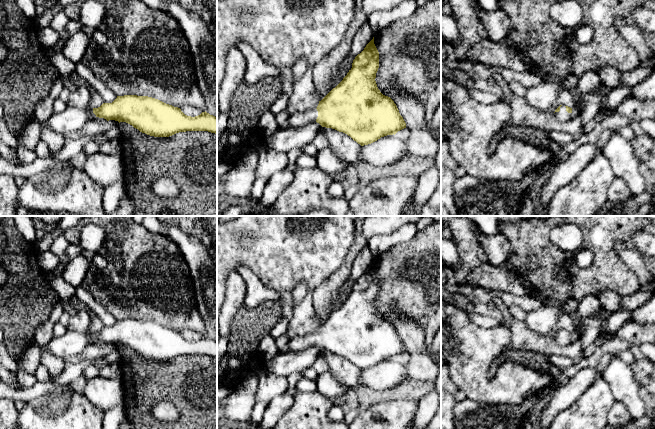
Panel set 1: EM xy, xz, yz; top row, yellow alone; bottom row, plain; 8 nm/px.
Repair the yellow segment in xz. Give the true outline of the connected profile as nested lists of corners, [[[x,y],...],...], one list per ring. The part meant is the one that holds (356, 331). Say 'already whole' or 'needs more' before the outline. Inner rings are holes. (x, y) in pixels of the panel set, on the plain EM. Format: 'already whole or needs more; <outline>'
needs more; [[[373,261],[364,274],[355,281],[352,292],[343,304],[319,325],[316,332],[289,338],[288,352],[317,346],[322,351],[347,358],[361,370],[371,368],[387,359],[395,359],[406,352],[406,347],[394,325],[383,319],[377,311],[375,302],[378,292],[379,276]]]

